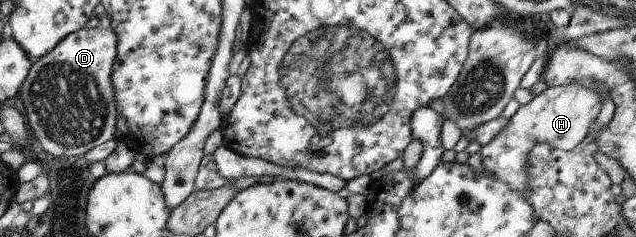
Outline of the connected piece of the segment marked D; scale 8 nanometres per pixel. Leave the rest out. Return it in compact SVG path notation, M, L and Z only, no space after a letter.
M86 26L64 37L51 52L32 62L31 71L18 93L27 111L30 131L38 150L45 150L55 157L83 156L98 145L115 140L116 110L113 71L118 57L119 37L115 31L100 27L88 29Z

